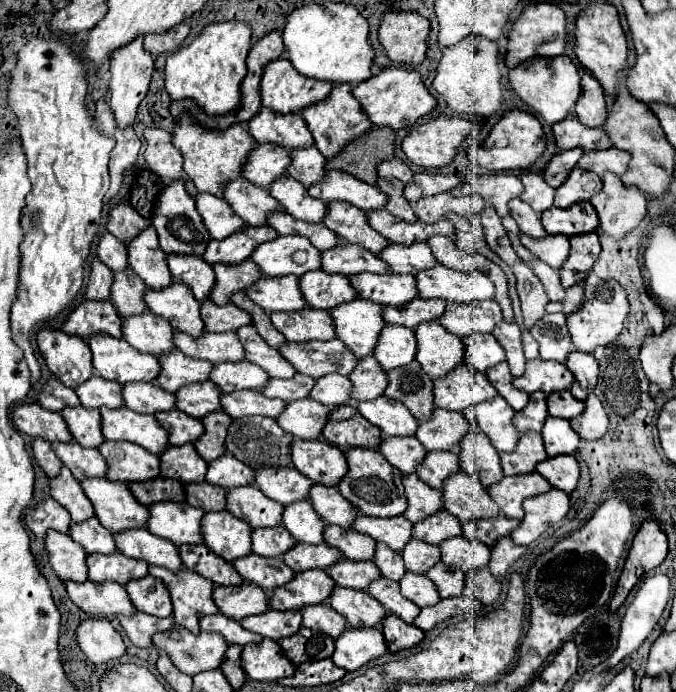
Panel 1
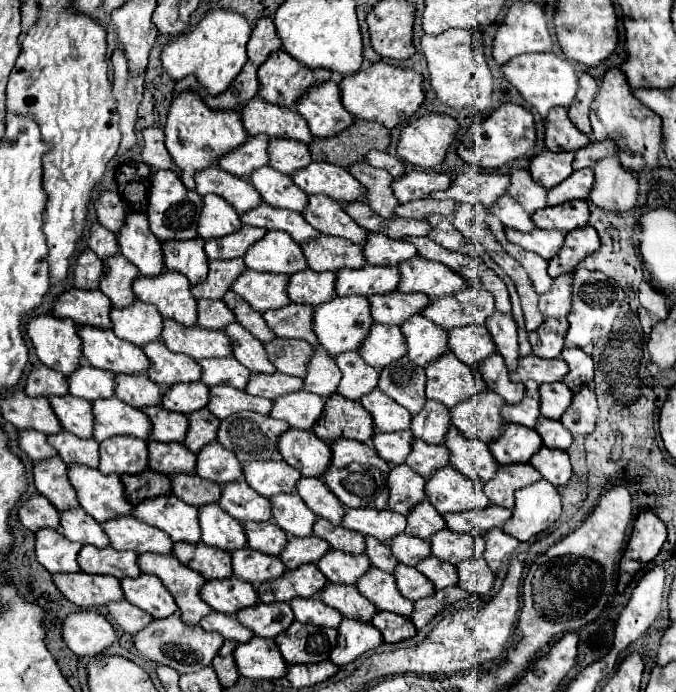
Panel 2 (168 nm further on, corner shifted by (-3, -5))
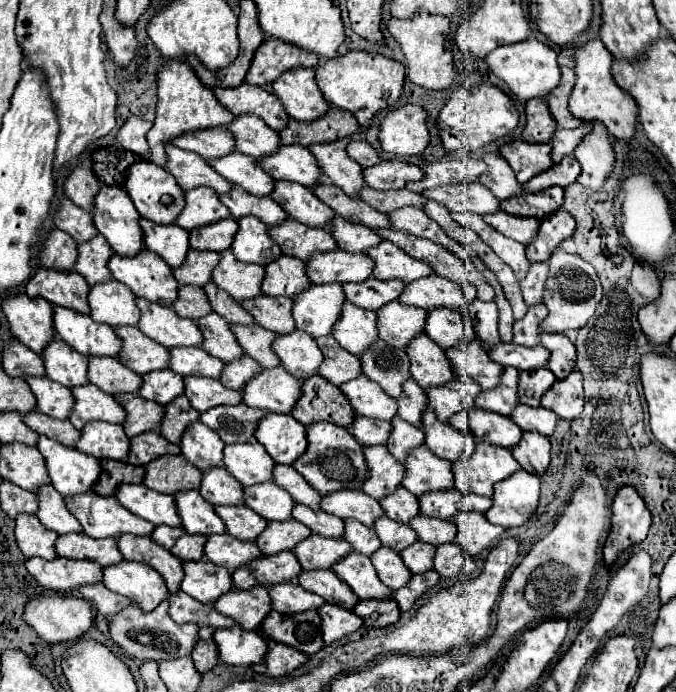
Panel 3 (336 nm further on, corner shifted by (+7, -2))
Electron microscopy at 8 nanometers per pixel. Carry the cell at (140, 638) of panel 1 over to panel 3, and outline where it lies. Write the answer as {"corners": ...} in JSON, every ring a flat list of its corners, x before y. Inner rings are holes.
{"corners":[[102,583,100,585,84,585,84,589,78,589,78,591,82,593,82,597,86,601,92,601,104,617,112,617,132,605,132,601,128,601,128,597,108,591]]}

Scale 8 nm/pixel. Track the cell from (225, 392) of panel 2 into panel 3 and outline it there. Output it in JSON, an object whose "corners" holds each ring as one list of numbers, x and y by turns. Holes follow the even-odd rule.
{"corners":[[184,377,184,385,186,385,184,395,198,413,204,413,206,409,218,405,240,405,244,401,242,393,226,389,218,379]]}

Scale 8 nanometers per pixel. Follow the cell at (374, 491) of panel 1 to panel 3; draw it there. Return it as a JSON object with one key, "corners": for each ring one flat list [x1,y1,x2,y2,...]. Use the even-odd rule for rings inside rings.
{"corners":[[322,421,306,429,306,439,310,449,306,449,306,453,292,467,304,475,316,491,328,495,342,489,362,489,362,483,368,479,368,465,364,461,362,445,346,427]]}

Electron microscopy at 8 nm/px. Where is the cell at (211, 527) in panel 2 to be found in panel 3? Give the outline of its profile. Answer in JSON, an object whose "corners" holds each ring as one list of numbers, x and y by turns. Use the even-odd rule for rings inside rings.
{"corners":[[180,491,174,495,182,527,192,535,222,535,226,533,224,521,216,515,214,507,198,491]]}

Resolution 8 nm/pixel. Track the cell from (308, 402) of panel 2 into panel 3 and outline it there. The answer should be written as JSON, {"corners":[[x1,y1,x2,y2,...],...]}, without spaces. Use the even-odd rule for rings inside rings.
{"corners":[[282,367,264,369,252,381,248,381,244,403,256,409,268,409,270,413,292,413,302,397,302,383,292,379]]}

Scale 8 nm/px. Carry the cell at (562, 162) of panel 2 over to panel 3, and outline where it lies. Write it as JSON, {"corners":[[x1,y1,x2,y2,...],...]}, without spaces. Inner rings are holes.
{"corners":[[512,141,500,149,500,155,508,161,512,171,516,173,516,179,520,183,526,183,554,165,550,151,552,147,548,143,532,145,526,141]]}

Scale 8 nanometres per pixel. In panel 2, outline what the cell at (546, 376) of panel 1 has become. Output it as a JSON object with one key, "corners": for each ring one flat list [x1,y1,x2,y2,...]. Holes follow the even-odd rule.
{"corners":[[532,354,532,356,520,356,518,368,510,372,510,380,514,382,536,380,538,384,552,384,564,380,566,372,568,372,568,364,562,358,542,360]]}

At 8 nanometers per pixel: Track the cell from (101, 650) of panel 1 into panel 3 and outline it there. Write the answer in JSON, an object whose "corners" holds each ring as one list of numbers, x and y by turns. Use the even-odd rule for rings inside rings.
{"corners":[[42,597,26,605,24,619,48,643,80,639,92,627,90,603,80,597]]}

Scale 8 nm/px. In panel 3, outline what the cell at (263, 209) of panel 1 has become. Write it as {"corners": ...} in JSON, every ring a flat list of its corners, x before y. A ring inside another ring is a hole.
{"corners":[[168,145,168,173,176,177,178,185,184,191,204,185,222,195,232,189,232,183,224,179,220,173,216,173,202,157,182,151,176,145]]}

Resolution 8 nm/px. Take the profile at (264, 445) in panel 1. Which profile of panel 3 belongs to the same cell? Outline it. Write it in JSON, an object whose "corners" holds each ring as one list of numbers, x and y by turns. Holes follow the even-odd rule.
{"corners":[[236,405,236,407,212,407,202,413,200,421,214,429,224,445,232,443,254,443,254,433,258,427,258,421,268,415,266,409,252,409,248,405]]}

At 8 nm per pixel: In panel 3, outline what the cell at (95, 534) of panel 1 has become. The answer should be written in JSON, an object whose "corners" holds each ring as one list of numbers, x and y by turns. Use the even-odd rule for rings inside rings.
{"corners":[[44,485,38,491,38,501,40,501,40,509,38,509,38,519,42,521,42,525,46,529,56,531,58,535,66,535,66,533,82,533,82,525,80,521,66,509,66,501,64,497,52,487,52,485]]}

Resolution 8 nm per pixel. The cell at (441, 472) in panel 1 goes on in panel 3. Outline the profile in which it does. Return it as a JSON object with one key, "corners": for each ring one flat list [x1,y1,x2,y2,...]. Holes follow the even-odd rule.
{"corners":[[394,417,392,419,392,433,390,433,390,439,386,443,388,451,400,461,404,463,408,453,416,447,424,445,424,433,418,429,418,427,412,427,408,425,406,421,402,421,400,417]]}

